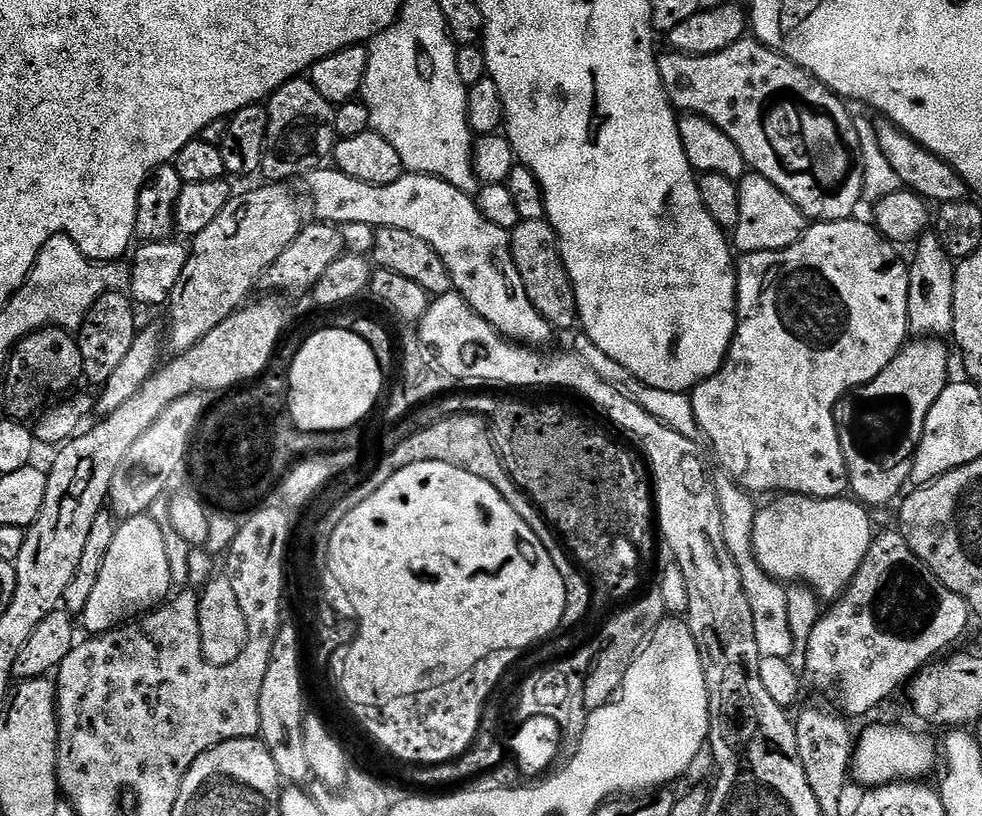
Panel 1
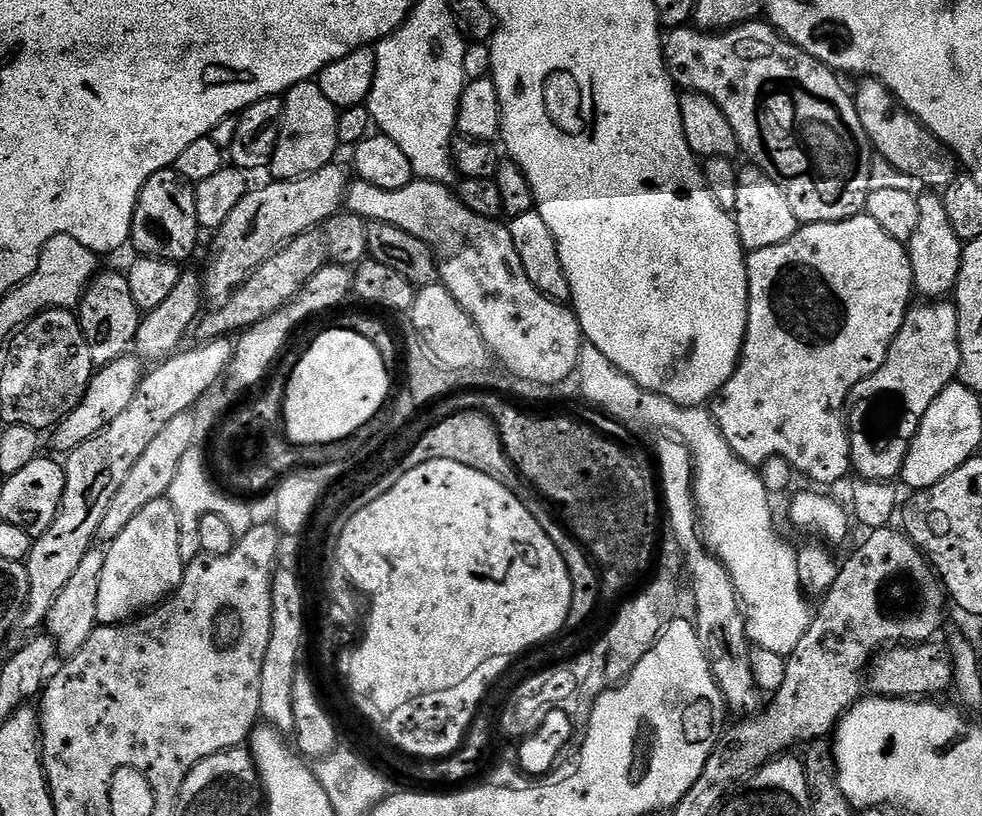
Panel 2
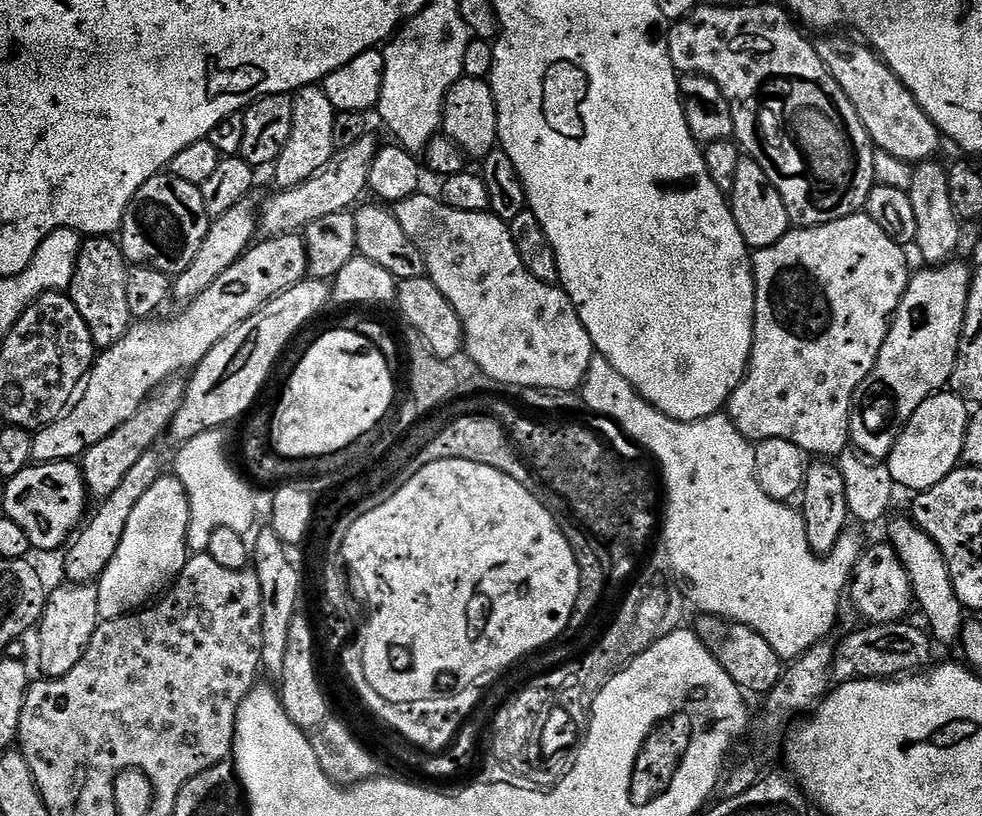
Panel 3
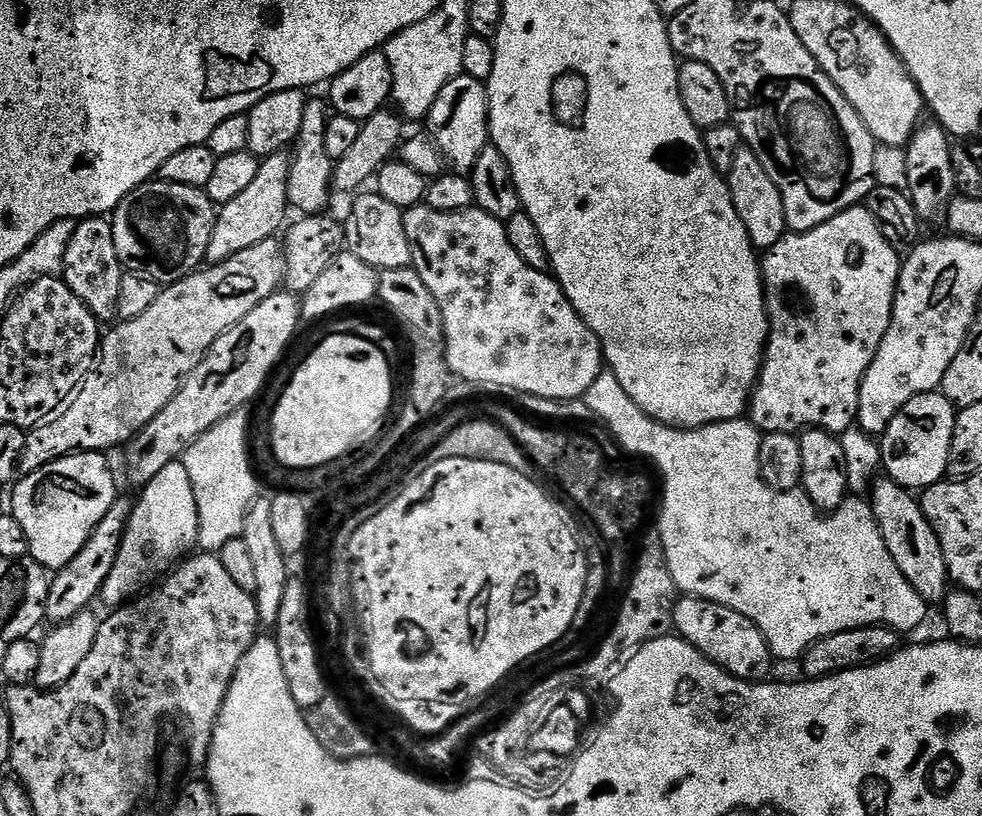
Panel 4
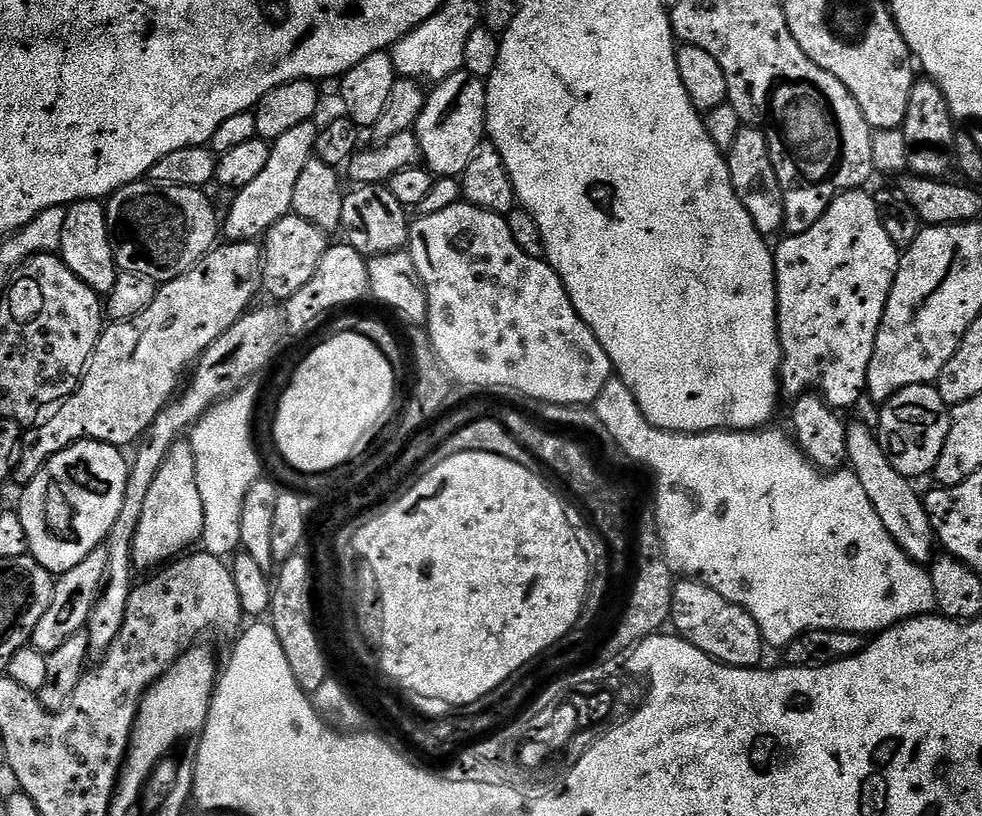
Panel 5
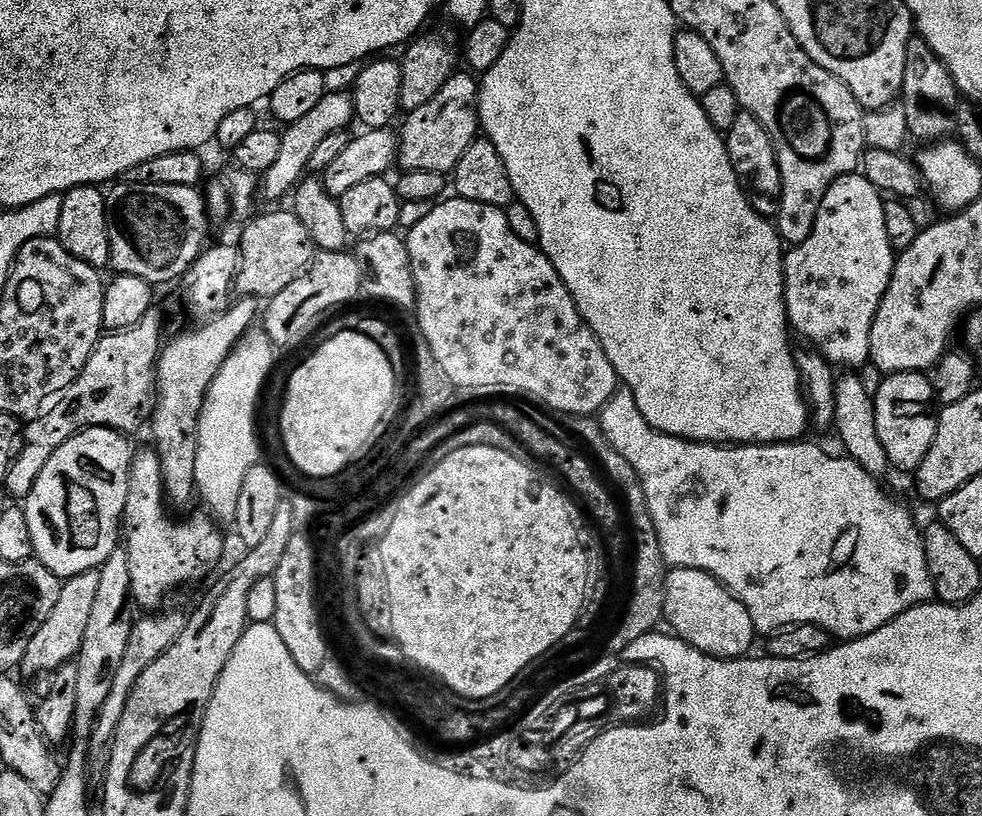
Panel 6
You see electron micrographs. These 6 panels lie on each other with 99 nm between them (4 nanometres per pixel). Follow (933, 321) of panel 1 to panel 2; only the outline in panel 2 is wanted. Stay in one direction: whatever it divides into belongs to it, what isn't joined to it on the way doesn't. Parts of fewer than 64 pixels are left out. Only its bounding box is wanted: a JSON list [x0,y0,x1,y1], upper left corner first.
[906,194,964,302]

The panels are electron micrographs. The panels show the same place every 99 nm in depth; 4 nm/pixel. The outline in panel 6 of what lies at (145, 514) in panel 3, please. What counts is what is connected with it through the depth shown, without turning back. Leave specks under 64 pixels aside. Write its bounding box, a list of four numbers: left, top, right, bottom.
[150,308,258,505]

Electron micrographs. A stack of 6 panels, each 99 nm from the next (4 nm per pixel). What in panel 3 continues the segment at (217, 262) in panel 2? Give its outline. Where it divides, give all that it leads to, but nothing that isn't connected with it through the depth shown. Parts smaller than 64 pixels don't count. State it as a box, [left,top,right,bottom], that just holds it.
[258,136,378,238]

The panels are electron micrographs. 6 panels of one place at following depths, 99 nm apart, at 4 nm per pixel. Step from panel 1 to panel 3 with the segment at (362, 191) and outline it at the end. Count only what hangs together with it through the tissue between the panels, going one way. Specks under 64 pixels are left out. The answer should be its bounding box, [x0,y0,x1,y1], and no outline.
[394,194,594,393]

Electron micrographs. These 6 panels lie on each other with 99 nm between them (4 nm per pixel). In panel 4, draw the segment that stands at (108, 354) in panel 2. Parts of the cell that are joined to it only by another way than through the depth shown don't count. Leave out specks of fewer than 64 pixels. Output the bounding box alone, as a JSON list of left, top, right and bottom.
[62,216,126,321]

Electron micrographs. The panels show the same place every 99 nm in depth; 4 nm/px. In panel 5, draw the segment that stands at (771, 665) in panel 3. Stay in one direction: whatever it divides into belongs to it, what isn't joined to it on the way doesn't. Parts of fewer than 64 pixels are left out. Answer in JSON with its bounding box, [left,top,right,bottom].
[670,578,766,668]

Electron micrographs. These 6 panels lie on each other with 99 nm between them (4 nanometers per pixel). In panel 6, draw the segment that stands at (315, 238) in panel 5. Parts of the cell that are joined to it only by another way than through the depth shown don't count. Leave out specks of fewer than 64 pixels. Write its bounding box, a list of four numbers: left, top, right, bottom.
[234,211,318,302]

